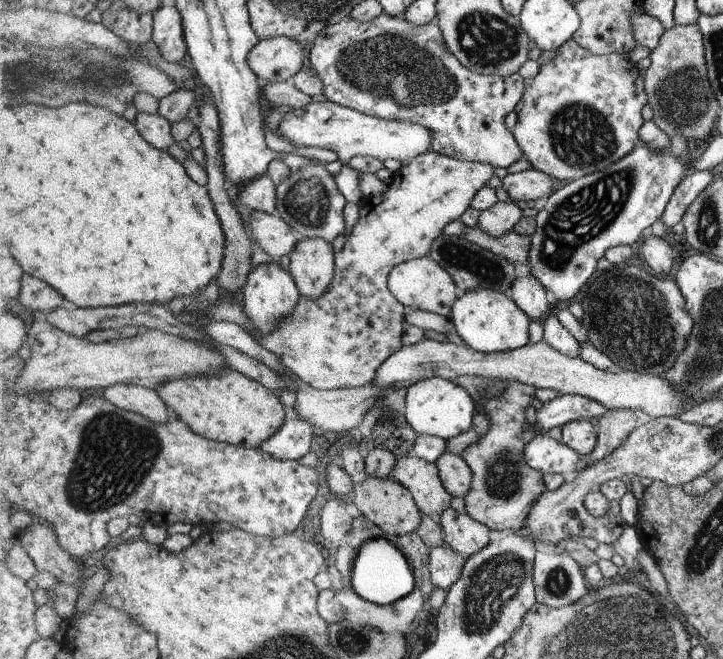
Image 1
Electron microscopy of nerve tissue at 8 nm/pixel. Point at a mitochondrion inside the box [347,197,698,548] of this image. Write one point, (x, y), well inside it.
(630, 318)

